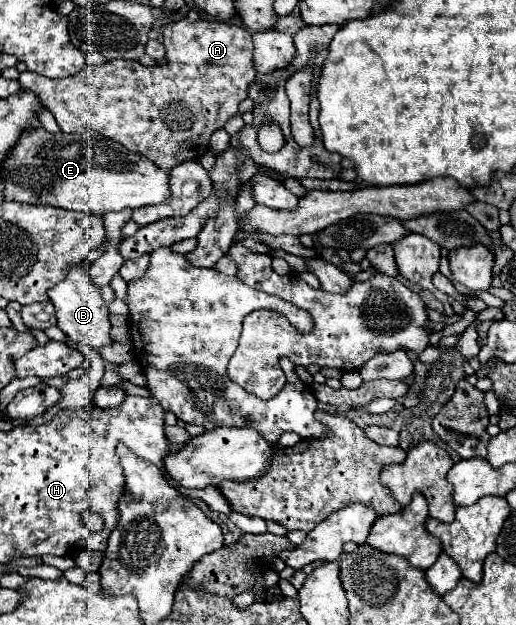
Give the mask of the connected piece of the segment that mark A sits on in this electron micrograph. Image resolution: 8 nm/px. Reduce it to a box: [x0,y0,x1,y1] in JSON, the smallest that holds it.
[18,19,256,171]

